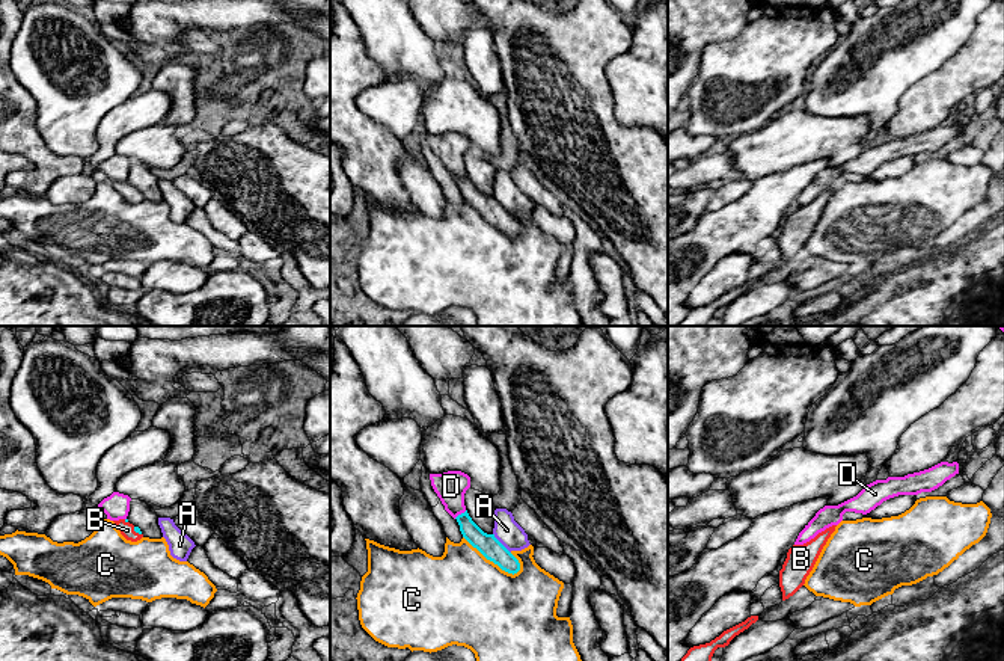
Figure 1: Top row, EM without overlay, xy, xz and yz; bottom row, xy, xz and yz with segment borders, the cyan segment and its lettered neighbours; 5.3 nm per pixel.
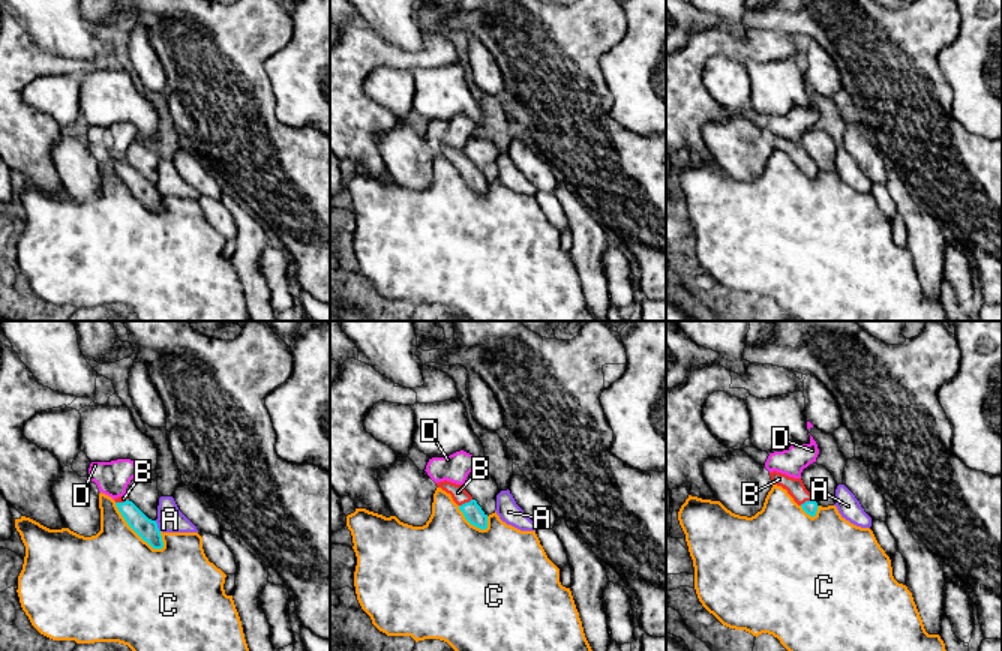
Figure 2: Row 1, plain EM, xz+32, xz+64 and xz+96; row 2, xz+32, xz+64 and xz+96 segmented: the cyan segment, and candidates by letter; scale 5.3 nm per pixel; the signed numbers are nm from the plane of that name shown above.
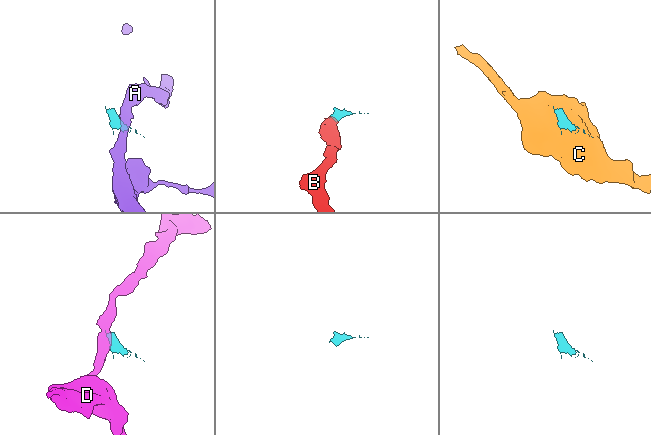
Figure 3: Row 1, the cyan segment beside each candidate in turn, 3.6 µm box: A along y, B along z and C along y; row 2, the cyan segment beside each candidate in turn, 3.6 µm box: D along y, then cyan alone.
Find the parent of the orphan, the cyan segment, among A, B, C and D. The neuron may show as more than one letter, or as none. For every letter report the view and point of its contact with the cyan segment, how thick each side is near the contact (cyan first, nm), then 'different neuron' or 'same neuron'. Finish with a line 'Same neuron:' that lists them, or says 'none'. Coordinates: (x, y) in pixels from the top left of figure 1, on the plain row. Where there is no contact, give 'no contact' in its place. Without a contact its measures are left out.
A: xz (501, 205) | 110/140 nm | different neuron
B: xy (136, 193) | 30/80 nm | same neuron
C: xz (492, 222) | 110/480 nm | different neuron
D: xz (462, 175) | 110/160 nm | different neuron
Same neuron: B

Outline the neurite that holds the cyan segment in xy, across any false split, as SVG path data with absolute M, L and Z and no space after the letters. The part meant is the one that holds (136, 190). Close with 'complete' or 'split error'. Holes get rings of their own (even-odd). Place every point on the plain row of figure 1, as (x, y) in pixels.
M119 181L113 184L127 202L137 204L143 199L140 190L130 186L128 181Z | split error

